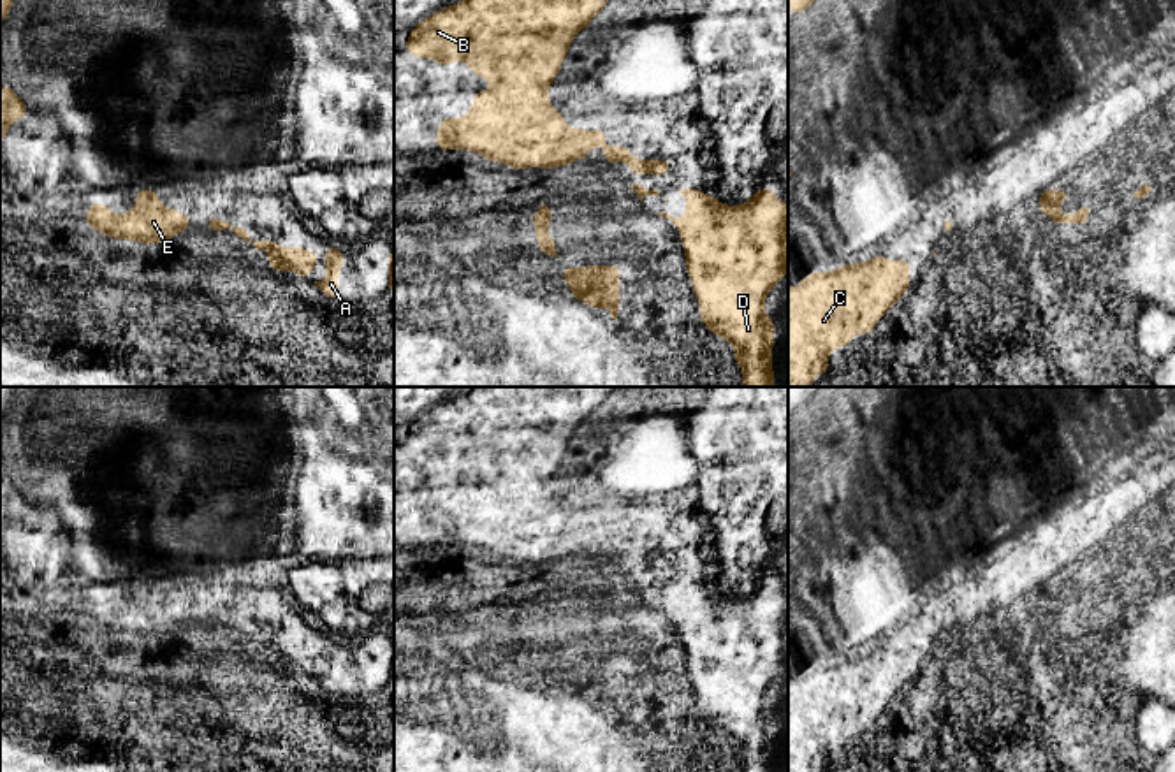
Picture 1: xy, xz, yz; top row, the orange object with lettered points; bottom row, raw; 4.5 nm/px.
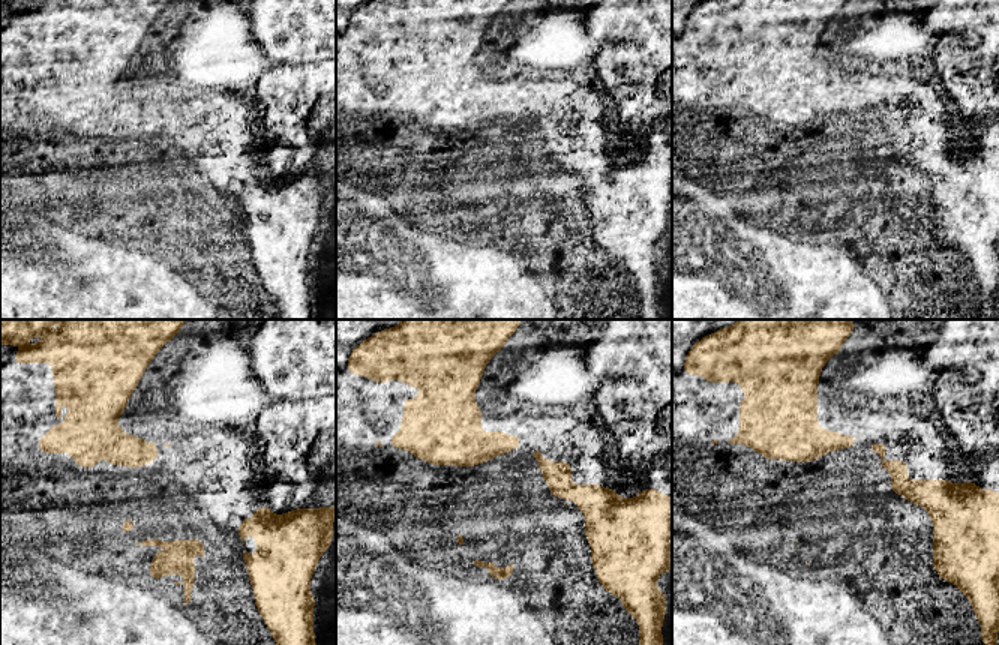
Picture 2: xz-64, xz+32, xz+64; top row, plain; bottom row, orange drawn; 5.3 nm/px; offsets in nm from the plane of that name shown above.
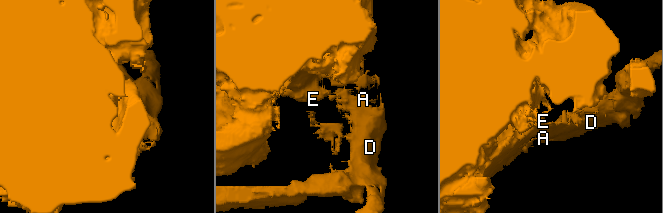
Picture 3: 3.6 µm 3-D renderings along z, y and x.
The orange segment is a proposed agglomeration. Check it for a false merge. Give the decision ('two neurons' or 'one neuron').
one neuron

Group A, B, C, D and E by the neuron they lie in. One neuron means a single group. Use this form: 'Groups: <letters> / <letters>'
Groups: A B C D E

